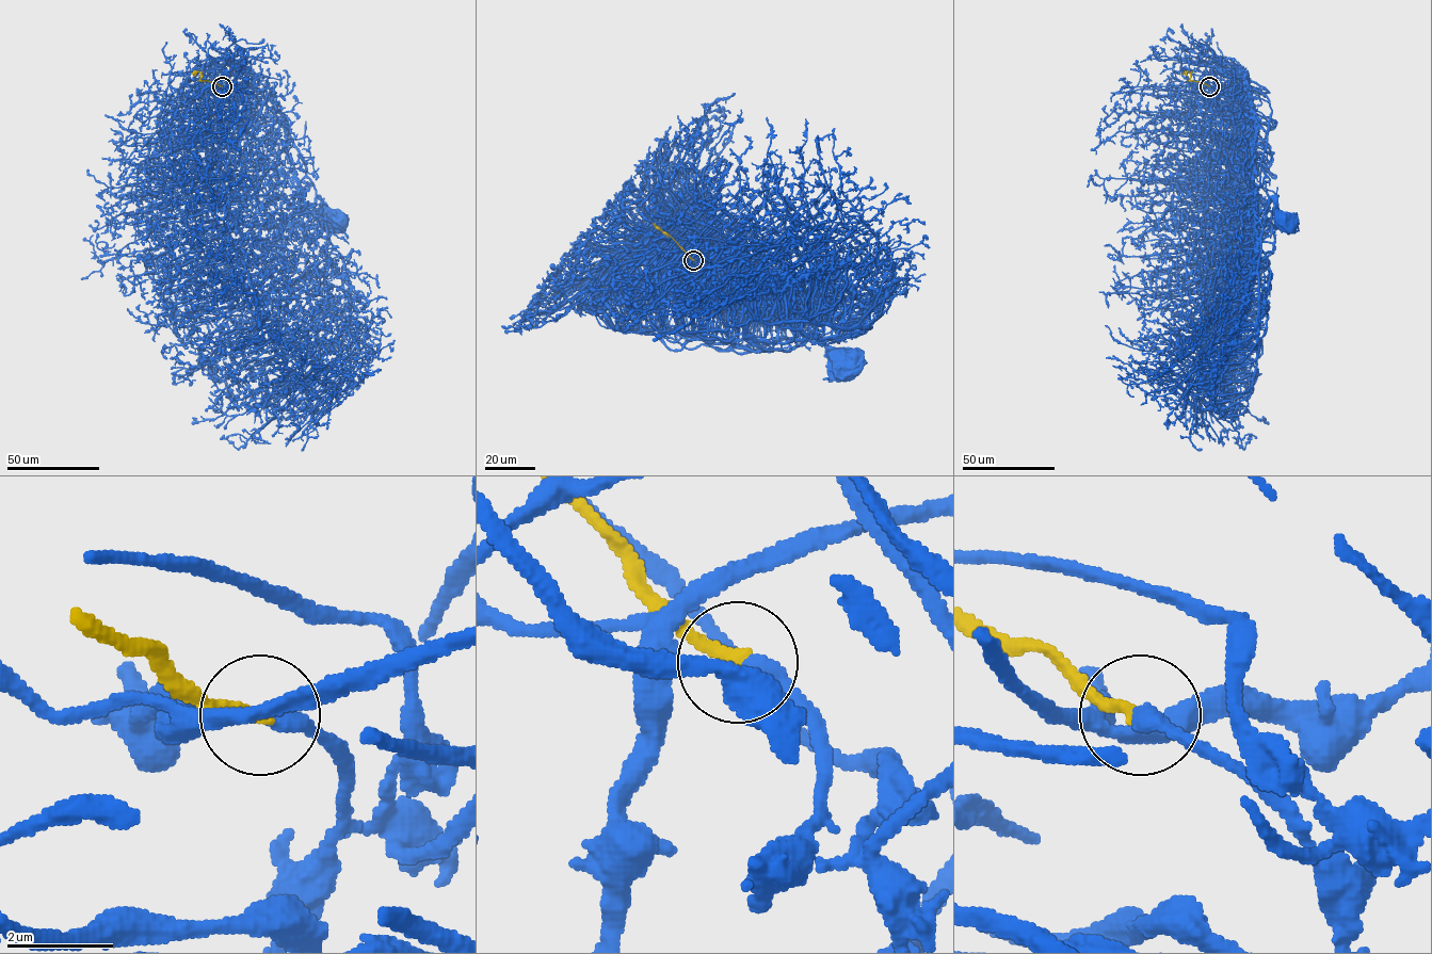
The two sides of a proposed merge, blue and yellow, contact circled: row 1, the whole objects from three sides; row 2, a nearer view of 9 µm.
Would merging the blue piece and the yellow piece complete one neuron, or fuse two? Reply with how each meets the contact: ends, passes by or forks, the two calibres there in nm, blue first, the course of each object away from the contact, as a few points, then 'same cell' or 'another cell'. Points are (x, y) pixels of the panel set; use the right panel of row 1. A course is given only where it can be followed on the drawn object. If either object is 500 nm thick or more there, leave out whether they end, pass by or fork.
blue passes by | yellow ends | 280/260 nm | blue via (1209, 86), (1244, 101), (1252, 98), (1252, 111), (1266, 133), (1264, 182), (1282, 221) | yellow via (1209, 86), (1190, 80), (1188, 71), (1183, 73) | same cell

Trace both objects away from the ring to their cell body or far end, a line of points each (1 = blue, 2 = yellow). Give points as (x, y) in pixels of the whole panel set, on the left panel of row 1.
1: (222, 86), (243, 90), (258, 101), (263, 96), (277, 103), (306, 177), (333, 221)
2: (221, 86), (202, 80), (198, 71), (192, 73)

